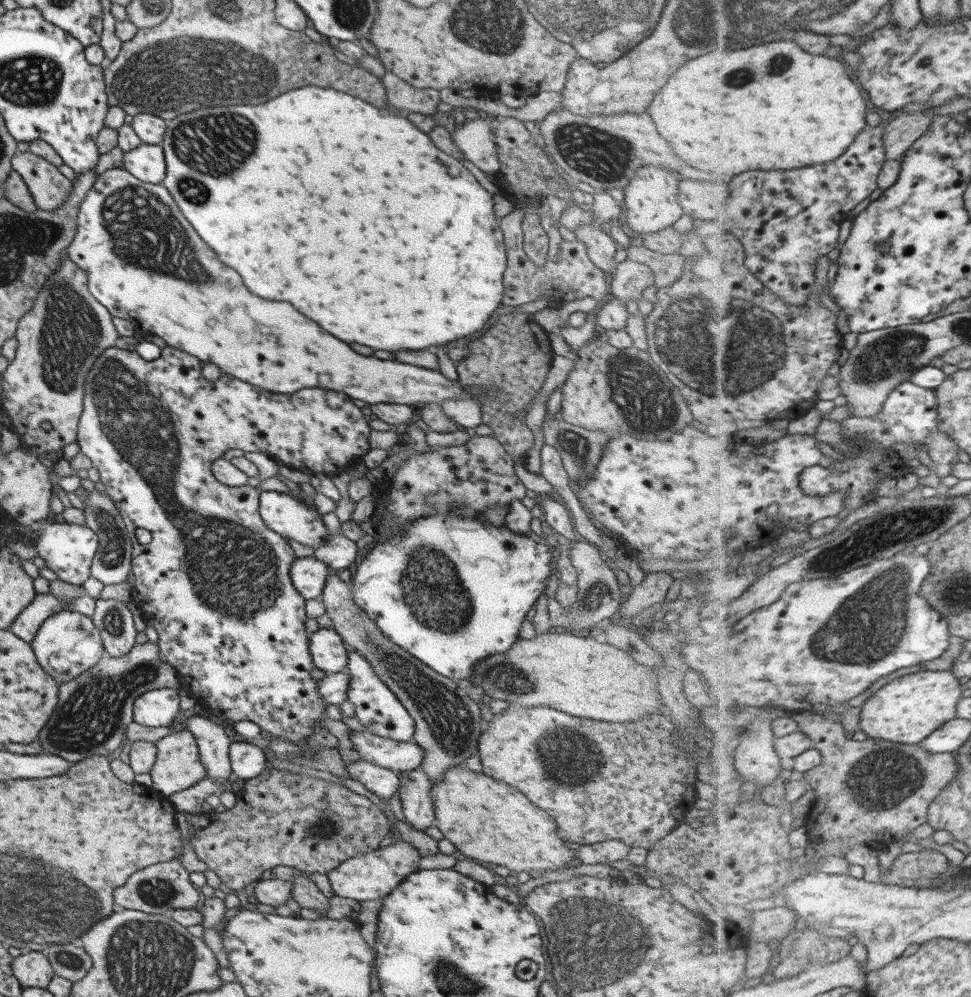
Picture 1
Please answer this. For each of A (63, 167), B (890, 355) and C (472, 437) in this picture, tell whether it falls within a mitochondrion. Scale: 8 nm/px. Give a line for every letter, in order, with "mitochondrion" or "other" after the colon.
A: other
B: mitochondrion
C: other

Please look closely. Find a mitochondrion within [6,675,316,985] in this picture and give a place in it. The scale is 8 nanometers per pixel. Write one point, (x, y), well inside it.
(157, 892)

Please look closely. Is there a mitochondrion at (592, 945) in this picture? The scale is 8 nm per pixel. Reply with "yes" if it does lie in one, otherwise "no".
yes

